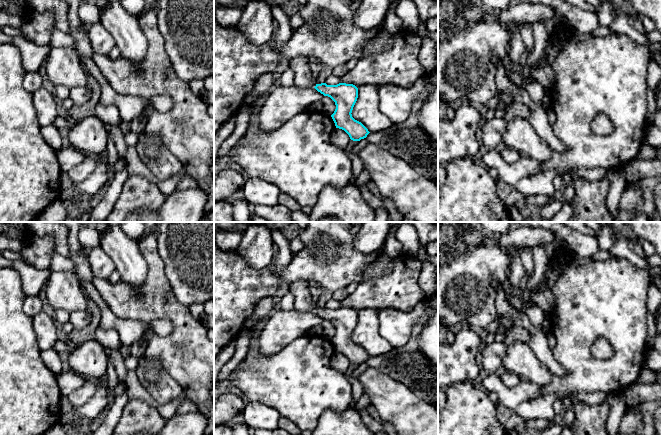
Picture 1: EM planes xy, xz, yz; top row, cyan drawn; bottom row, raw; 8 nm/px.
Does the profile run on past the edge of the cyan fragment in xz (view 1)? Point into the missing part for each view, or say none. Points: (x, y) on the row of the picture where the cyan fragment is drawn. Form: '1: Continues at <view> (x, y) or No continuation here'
1: Continues at xz (303, 78)

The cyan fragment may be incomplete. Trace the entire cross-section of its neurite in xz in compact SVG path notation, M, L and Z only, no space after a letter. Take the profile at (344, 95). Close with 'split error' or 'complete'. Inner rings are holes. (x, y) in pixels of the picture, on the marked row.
M299 56L289 61L294 72L294 84L299 88L315 88L324 96L330 97L336 105L331 115L336 128L344 130L353 141L360 141L370 133L359 121L352 117L352 110L358 98L358 88L353 84L317 84L311 74L309 58Z; split error

